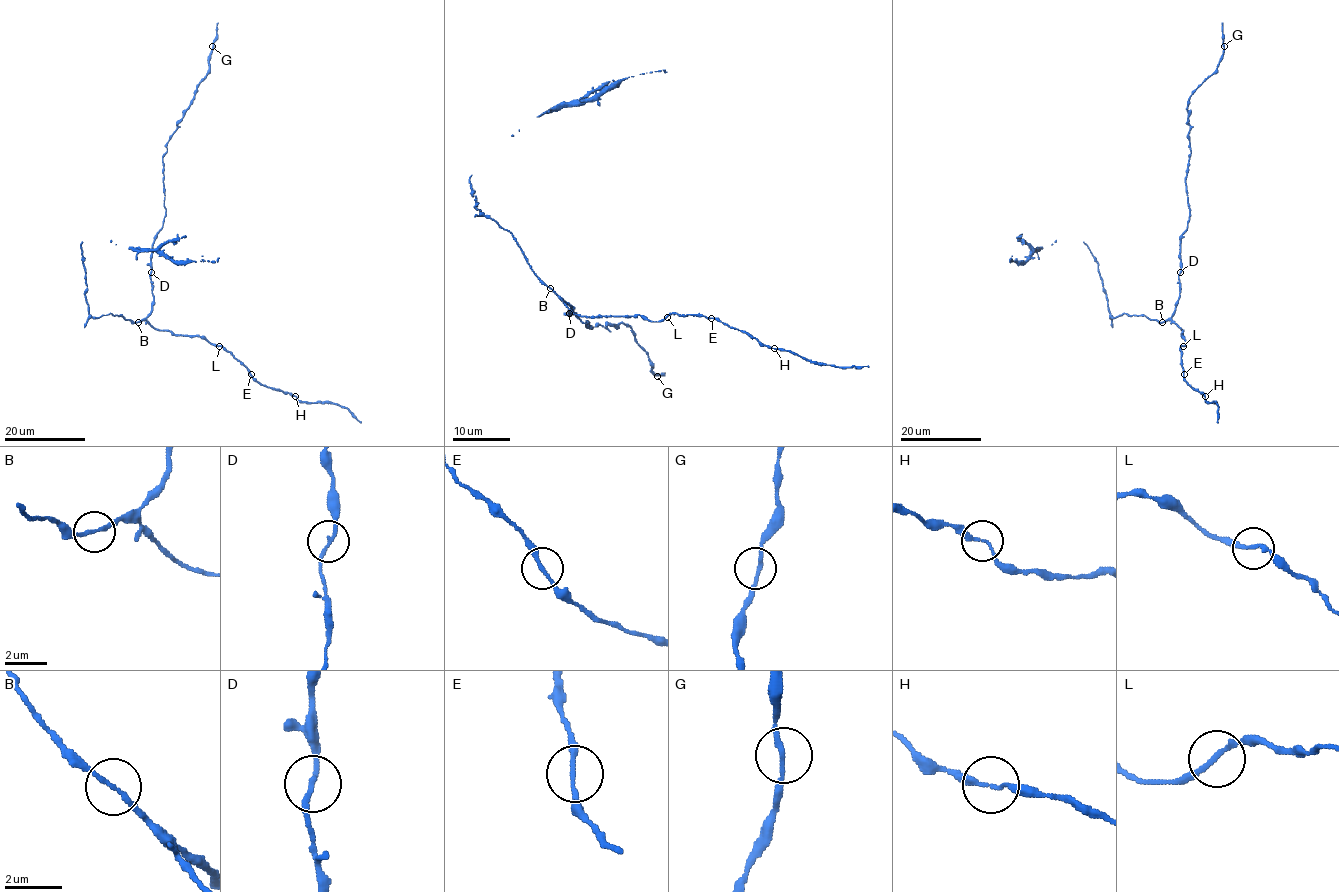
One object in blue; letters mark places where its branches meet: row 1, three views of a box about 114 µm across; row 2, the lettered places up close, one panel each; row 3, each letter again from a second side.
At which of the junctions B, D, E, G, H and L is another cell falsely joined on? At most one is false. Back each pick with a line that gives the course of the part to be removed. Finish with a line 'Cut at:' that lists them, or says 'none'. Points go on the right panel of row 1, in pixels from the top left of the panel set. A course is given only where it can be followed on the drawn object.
Cut at: none

